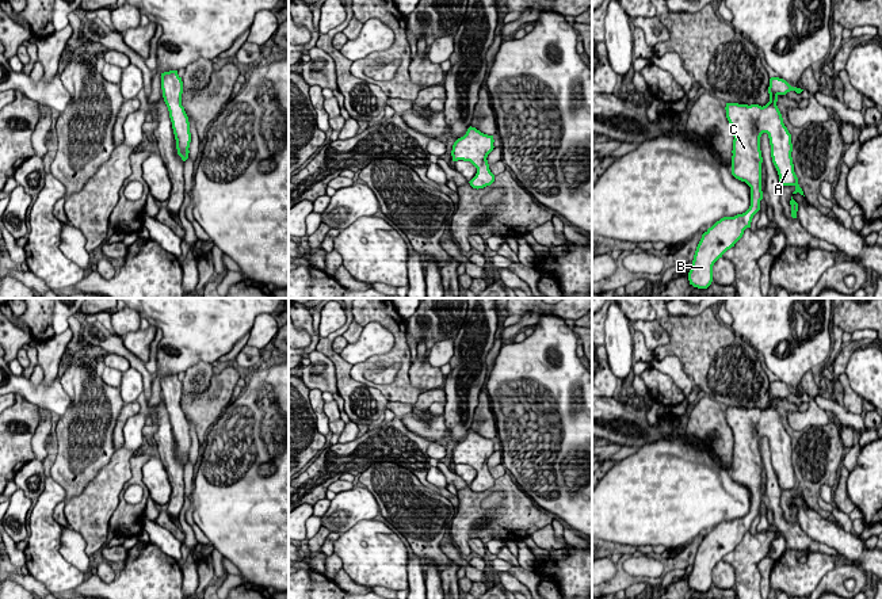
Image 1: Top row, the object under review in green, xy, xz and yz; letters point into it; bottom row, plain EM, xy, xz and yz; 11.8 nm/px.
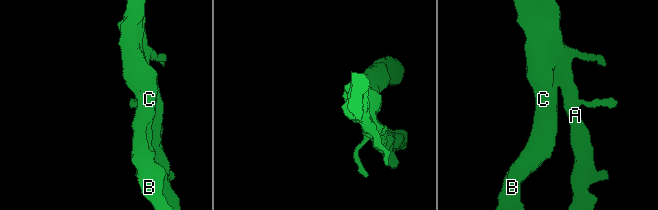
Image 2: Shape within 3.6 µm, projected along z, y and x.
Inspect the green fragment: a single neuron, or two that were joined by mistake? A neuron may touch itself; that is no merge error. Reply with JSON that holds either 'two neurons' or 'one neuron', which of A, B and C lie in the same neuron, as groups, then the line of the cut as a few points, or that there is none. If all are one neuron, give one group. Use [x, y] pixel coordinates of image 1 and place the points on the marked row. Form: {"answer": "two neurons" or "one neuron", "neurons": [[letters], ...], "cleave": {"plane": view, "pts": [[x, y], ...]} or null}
{"answer": "one neuron", "neurons": [["A", "B", "C"]], "cleave": null}

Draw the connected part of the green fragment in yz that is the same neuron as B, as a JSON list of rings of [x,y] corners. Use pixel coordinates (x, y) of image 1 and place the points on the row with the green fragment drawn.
[[[779,77],[770,79],[770,102],[765,106],[726,103],[726,118],[733,129],[732,175],[751,187],[749,209],[734,217],[723,217],[709,228],[696,247],[692,267],[688,272],[690,285],[707,289],[713,282],[713,266],[722,255],[734,247],[744,230],[751,228],[753,215],[760,210],[761,191],[761,150],[760,137],[768,134],[772,163],[778,171],[780,186],[794,186],[803,195],[793,164],[791,134],[783,123],[776,106],[778,96],[790,91],[803,89],[791,87]]]

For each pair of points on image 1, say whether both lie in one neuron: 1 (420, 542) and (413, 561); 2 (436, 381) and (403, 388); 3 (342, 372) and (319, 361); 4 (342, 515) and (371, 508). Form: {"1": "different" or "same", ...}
{"1": "different", "2": "different", "3": "different", "4": "same"}

